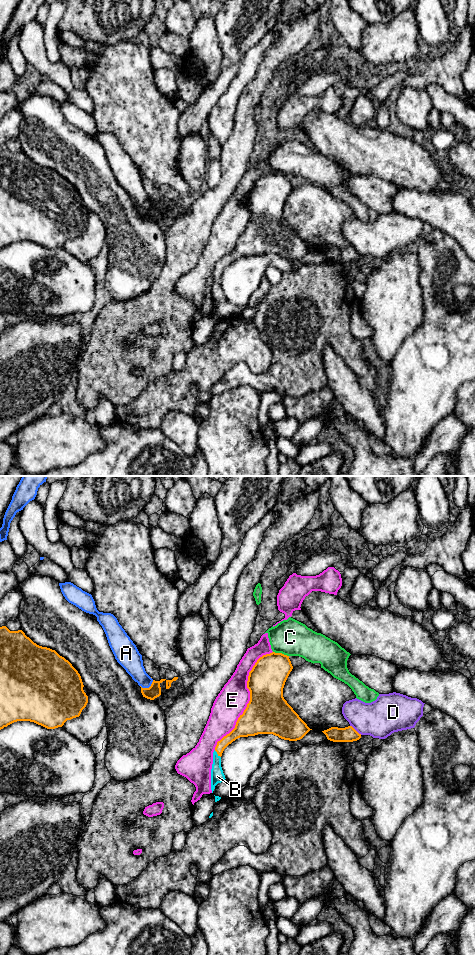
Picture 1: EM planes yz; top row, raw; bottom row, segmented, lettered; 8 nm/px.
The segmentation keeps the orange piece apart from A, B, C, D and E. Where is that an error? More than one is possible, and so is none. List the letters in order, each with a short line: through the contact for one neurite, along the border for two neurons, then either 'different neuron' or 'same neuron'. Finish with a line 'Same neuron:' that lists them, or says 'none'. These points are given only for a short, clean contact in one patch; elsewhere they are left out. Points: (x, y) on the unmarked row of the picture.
A: different neuron
B: yz (239, 251), (230, 257), (217, 273), (217, 296) | same neuron
C: different neuron
D: different neuron
E: different neuron
Same neuron: B

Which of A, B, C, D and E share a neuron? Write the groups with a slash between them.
A / B / C / D / E

